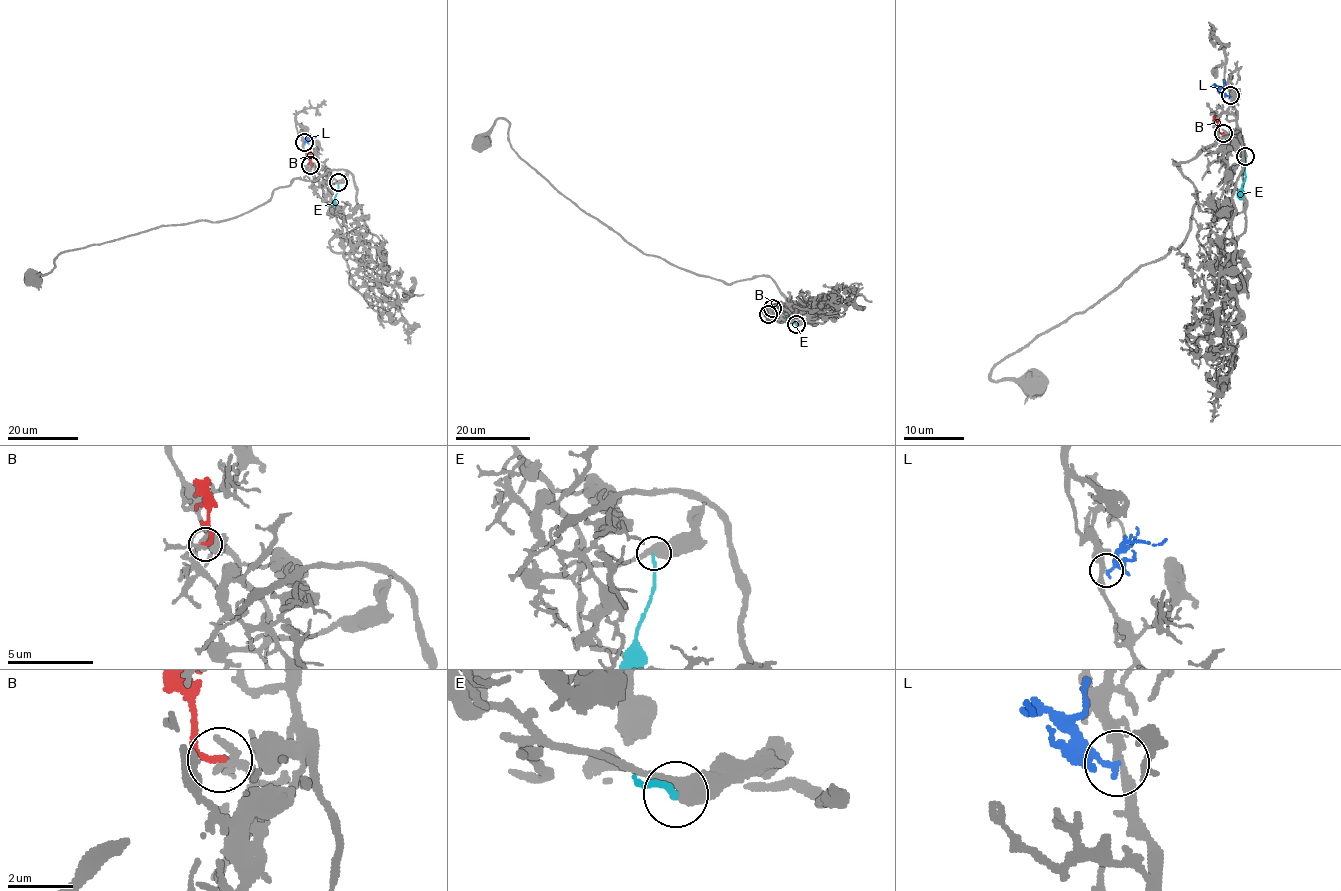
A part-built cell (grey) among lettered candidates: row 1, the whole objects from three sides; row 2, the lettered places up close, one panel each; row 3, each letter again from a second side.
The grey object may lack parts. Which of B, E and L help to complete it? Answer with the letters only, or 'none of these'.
L

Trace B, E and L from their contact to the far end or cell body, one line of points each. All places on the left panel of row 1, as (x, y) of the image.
B: (310, 165), (308, 151)
E: (338, 182), (331, 207)
L: (304, 142), (316, 136)

